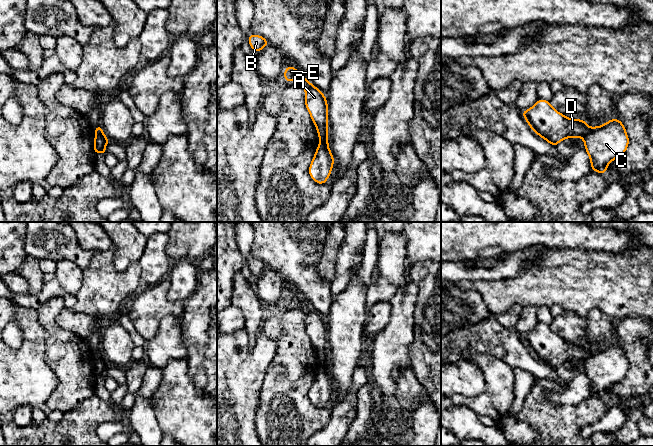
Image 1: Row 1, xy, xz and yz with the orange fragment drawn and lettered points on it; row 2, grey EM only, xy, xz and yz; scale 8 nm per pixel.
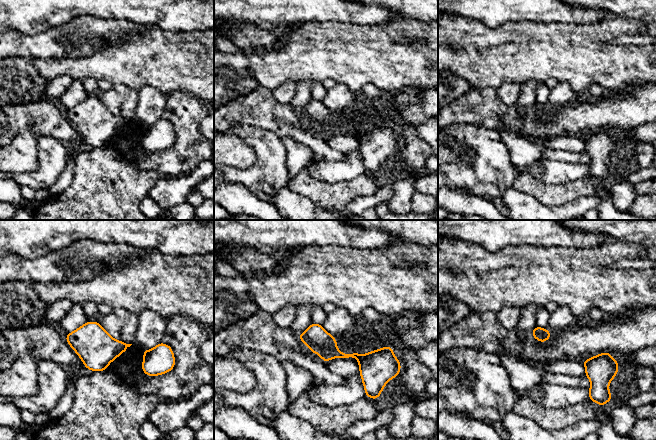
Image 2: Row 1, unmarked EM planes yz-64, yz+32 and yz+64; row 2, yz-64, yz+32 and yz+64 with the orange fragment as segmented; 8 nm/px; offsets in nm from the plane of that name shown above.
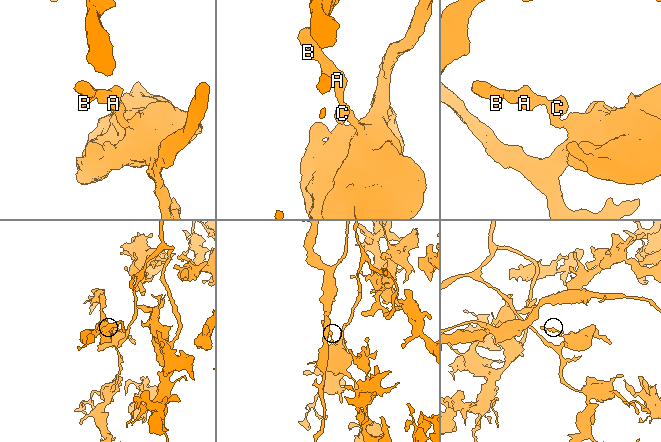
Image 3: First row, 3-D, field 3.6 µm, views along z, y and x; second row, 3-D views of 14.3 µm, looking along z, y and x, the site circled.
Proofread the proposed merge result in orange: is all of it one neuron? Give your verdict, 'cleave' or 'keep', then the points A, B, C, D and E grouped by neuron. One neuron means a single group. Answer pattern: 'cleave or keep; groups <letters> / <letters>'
cleave; groups A B D E / C

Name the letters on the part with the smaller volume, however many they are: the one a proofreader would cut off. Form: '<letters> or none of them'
A, B, D, E

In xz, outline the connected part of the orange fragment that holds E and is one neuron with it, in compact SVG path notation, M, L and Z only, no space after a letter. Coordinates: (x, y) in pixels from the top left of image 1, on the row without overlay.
M294 290L286 291L285 304L300 304L305 312L305 330L316 350L320 366L328 366L328 329L323 317L302 300Z

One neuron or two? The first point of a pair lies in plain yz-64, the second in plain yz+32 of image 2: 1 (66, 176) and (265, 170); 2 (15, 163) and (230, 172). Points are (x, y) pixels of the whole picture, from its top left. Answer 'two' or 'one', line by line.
1: two
2: two

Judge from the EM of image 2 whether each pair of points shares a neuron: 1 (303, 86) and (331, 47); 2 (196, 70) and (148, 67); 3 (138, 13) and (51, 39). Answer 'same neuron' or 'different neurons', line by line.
1: different neurons
2: same neuron
3: different neurons

